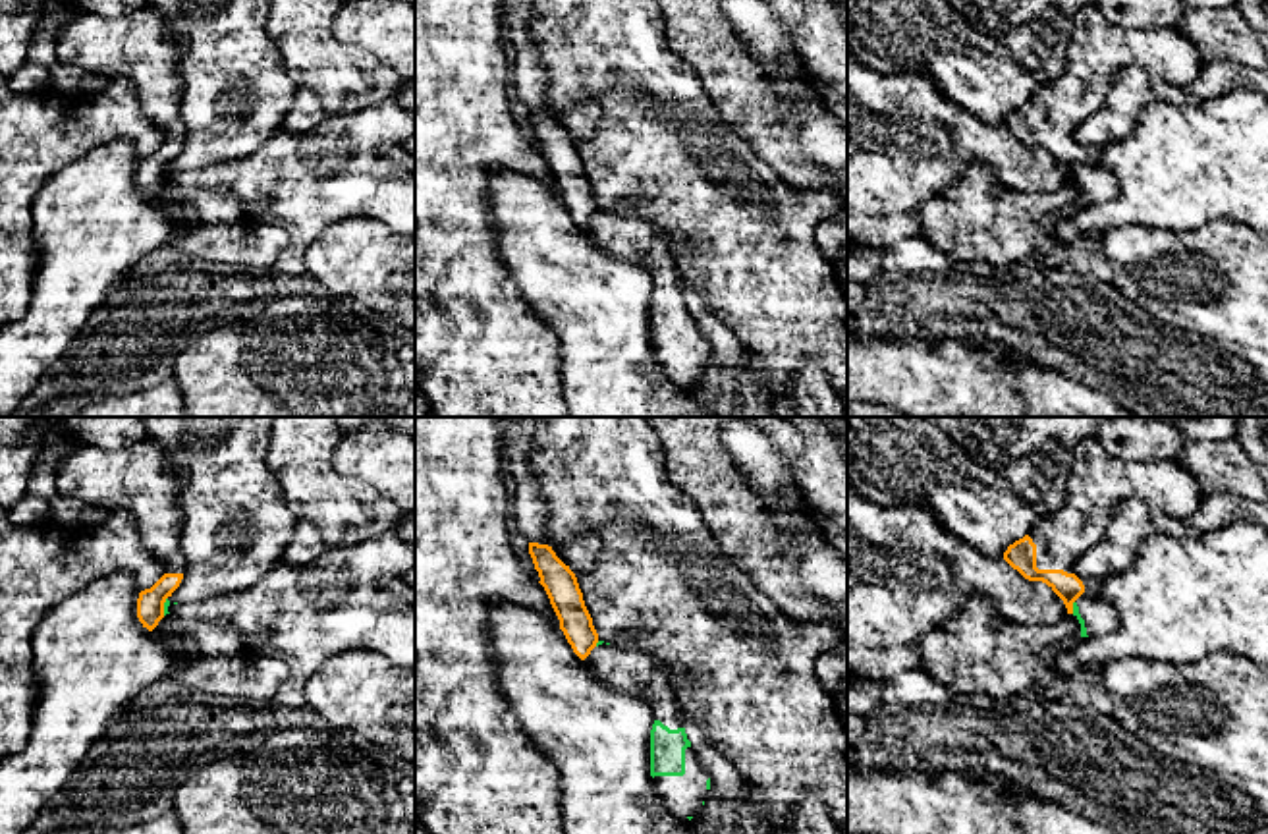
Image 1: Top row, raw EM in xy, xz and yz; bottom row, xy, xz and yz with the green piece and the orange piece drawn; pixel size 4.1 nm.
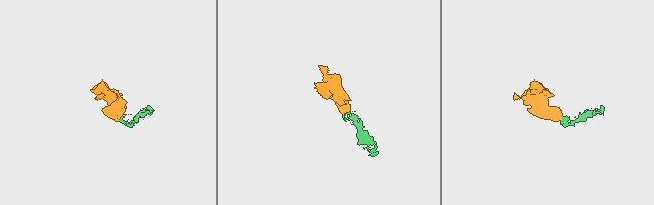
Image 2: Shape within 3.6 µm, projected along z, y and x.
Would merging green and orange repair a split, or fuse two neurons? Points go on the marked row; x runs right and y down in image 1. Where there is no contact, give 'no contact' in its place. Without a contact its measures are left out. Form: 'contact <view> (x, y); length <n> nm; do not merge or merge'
contact xy (165, 607); length 80 nm; do not merge

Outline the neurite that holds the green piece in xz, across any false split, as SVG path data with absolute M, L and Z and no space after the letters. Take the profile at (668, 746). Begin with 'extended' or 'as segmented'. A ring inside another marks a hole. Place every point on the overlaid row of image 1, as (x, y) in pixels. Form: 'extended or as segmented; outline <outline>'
extended; outline M604 641L596 643L585 658L585 664L608 687L631 693L650 705L656 718L650 730L650 776L654 778L656 792L662 795L672 815L691 820L704 805L704 793L710 790L710 778L685 734L685 693L679 680L652 654Z

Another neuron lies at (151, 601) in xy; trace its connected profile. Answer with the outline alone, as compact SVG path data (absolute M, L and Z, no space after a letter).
M151 438L120 450L102 450L81 444L66 458L56 473L58 494L100 506L108 512L127 512L137 521L143 544L164 564L166 573L151 587L139 593L137 618L152 631L164 618L164 602L179 587L187 566L179 550L181 510L178 496L187 479L176 475L164 461L164 448Z

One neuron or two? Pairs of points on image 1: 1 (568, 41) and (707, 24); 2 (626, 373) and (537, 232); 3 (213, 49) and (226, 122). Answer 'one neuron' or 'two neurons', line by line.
1: two neurons
2: one neuron
3: one neuron

